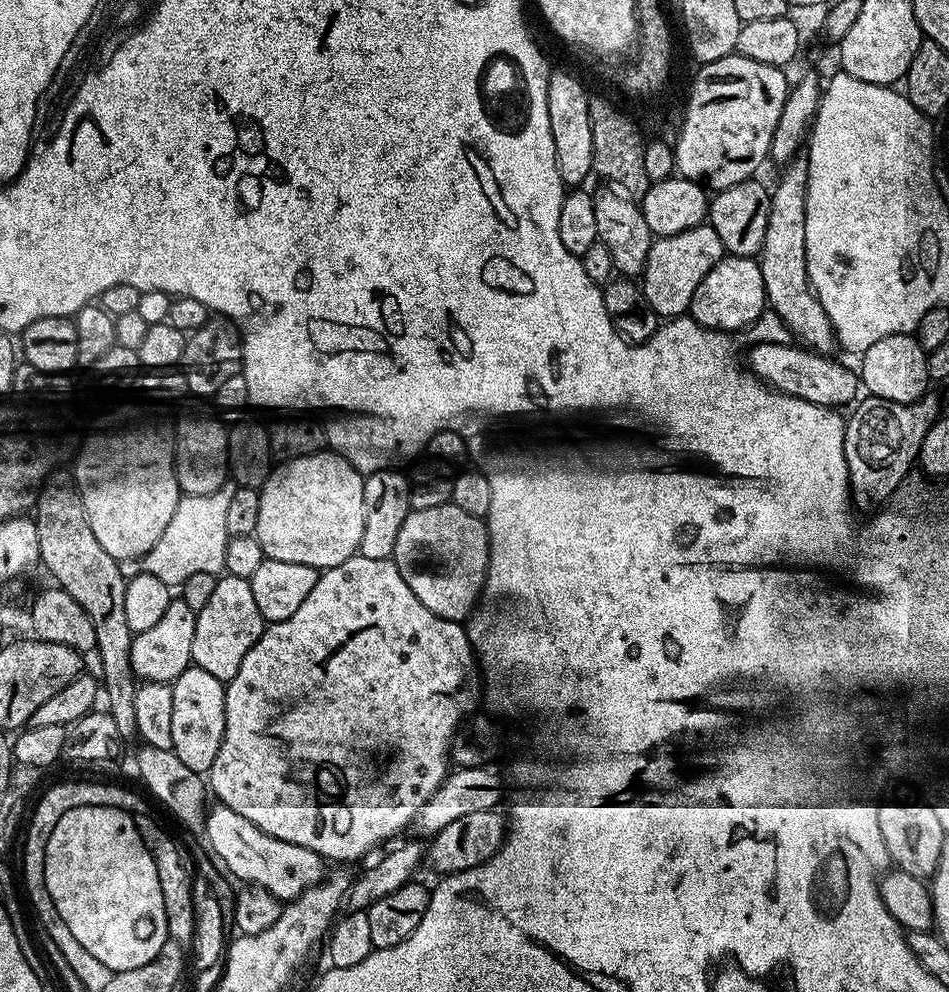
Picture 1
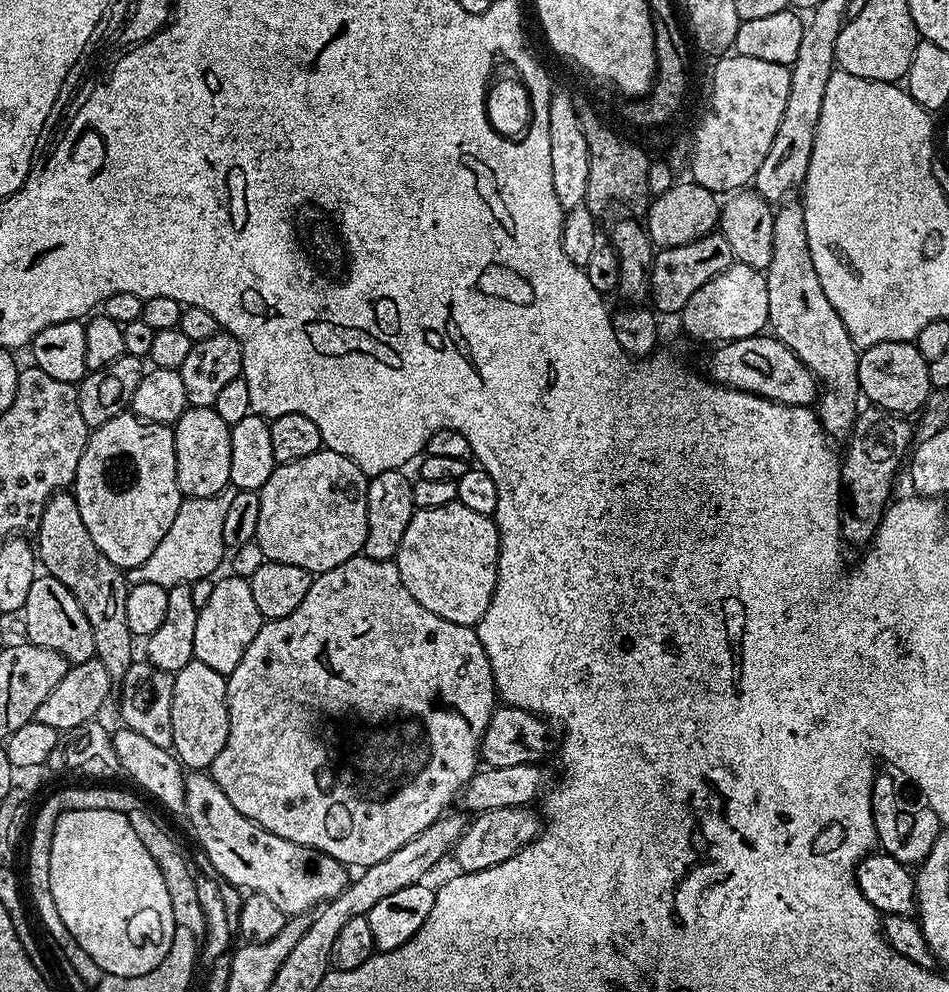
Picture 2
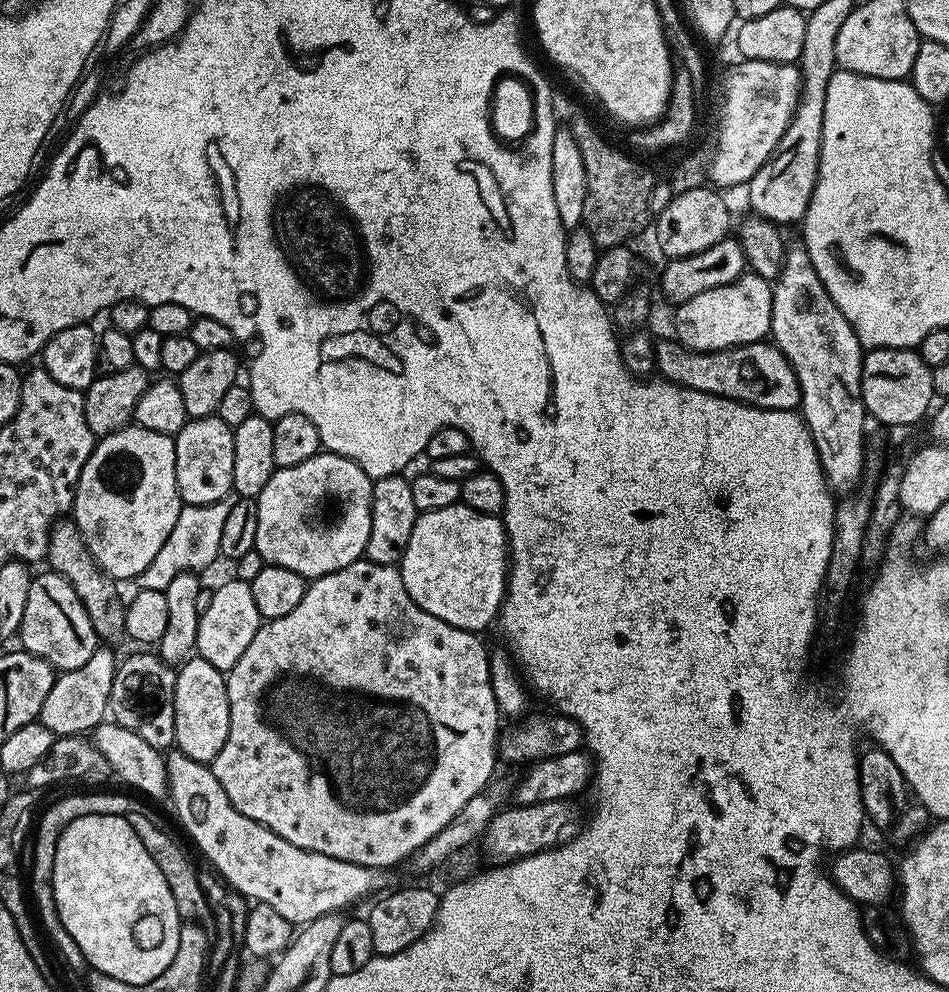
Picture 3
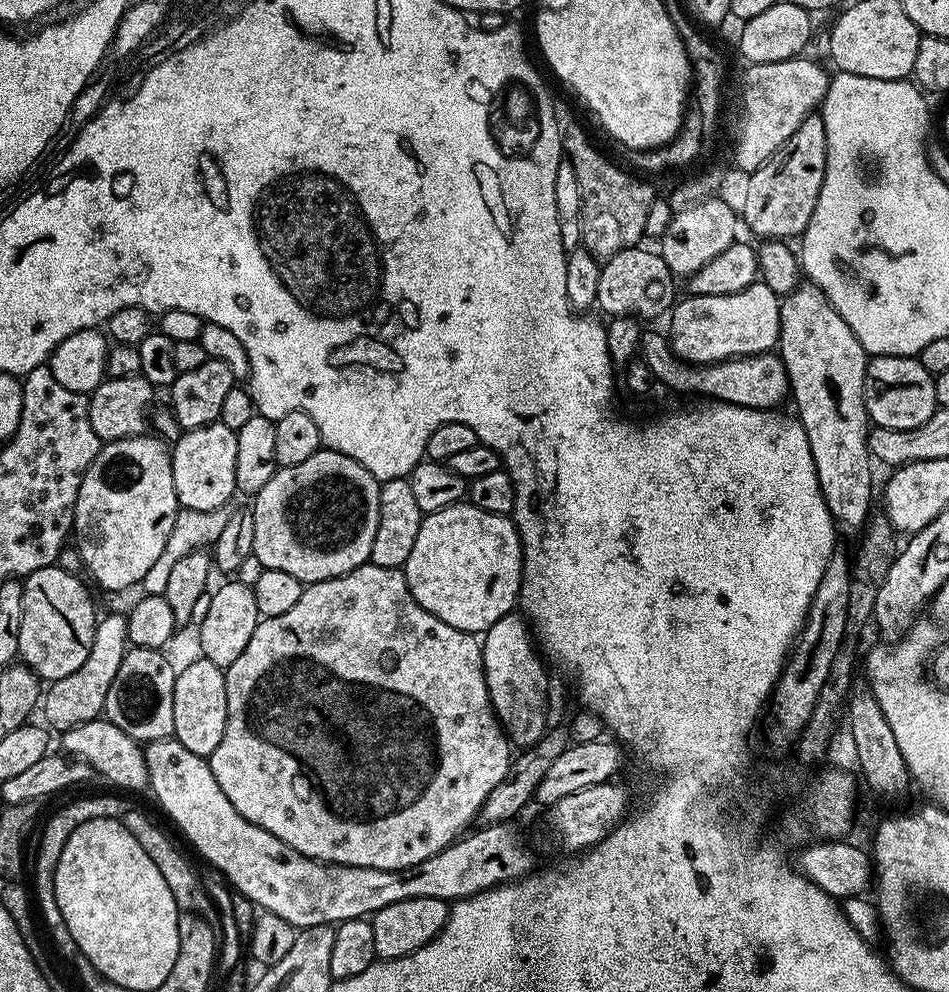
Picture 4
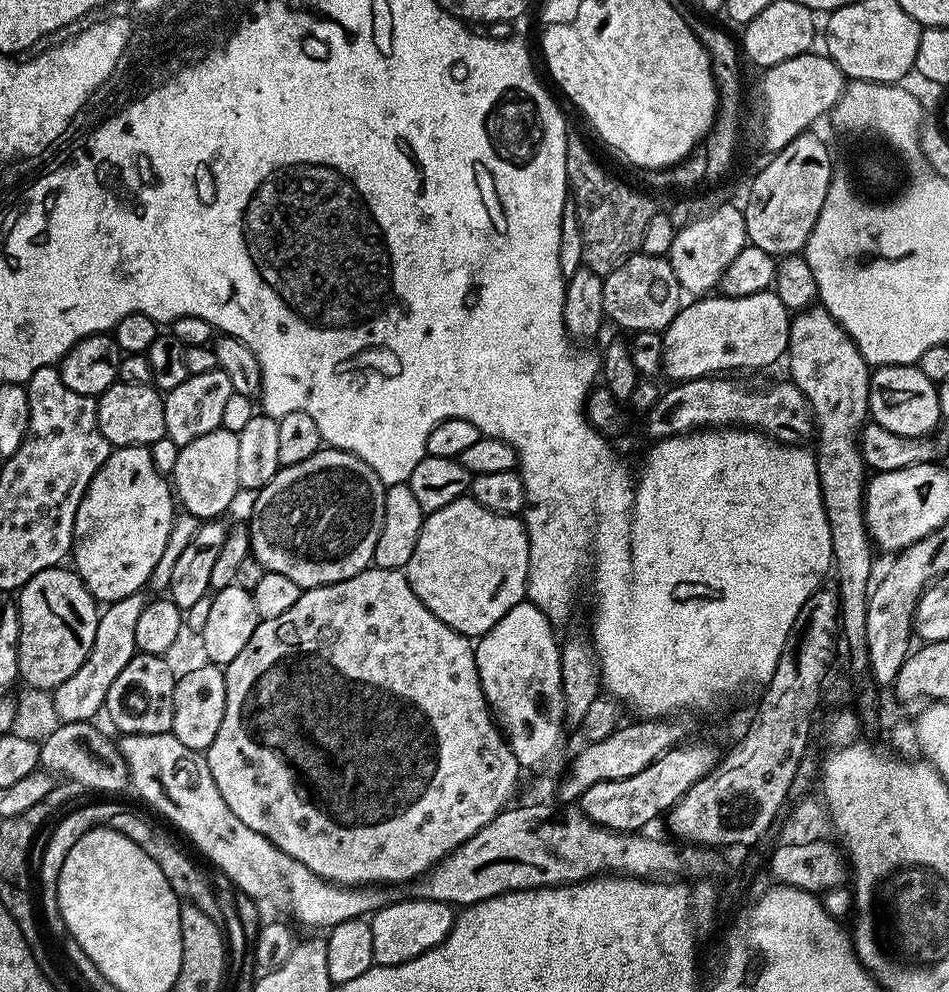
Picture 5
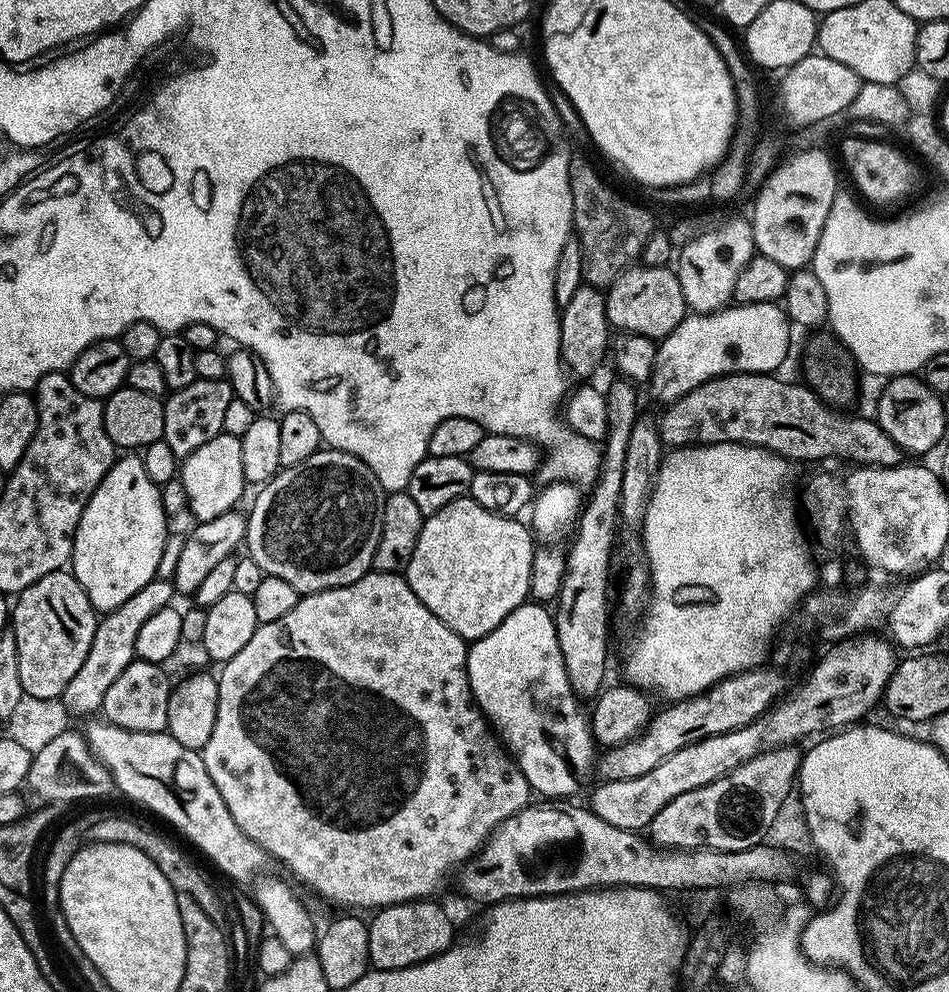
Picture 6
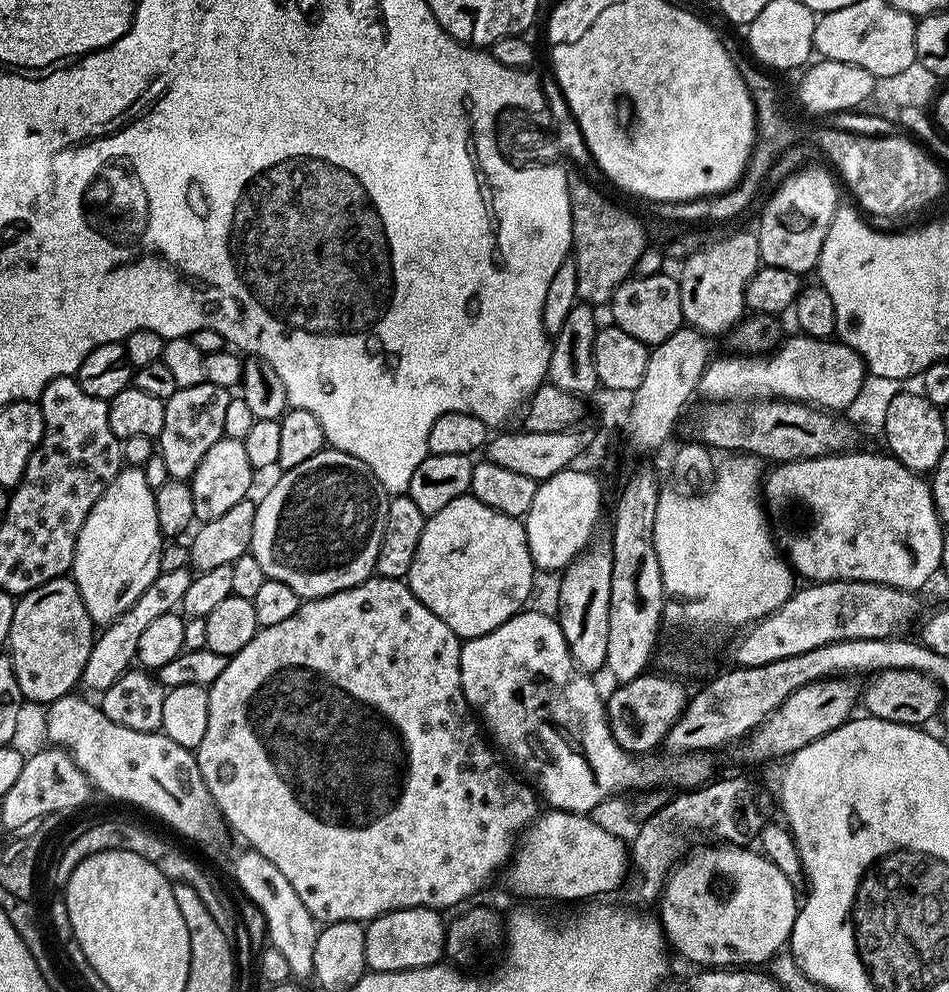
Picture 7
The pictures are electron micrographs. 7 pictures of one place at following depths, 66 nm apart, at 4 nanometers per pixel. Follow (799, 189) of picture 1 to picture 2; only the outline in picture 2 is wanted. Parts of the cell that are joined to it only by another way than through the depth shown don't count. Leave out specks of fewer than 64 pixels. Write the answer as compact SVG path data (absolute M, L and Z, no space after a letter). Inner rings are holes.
M796 202L796 204L785 203L785 208L777 207L775 209L772 221L774 222L774 258L770 260L770 266L766 270L768 278L768 328L771 335L775 336L777 340L786 345L804 363L805 366L811 370L819 388L818 396L818 415L820 417L820 424L823 426L824 431L828 433L833 441L843 441L845 438L852 435L852 428L856 424L856 417L858 415L858 407L856 403L861 403L862 393L860 391L860 383L858 382L858 362L860 357L858 349L852 343L850 334L846 330L846 326L842 322L842 318L838 318L838 310L834 310L834 306L830 306L830 298L826 298L826 290L822 290L822 282L818 282L818 270L814 270L814 258L810 258L810 242L806 238L806 222L804 221L804 205L803 203Z

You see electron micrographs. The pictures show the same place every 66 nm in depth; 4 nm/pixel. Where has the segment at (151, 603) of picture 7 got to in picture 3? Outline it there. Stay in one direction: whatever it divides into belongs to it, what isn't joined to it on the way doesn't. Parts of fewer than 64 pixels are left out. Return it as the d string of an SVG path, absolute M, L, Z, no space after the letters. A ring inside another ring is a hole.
M97 647L85 665L76 670L63 672L57 675L50 693L43 699L39 723L46 726L52 734L57 736L73 736L89 733L97 725L103 723L109 711L110 689L116 673L117 657L114 658L109 647Z

